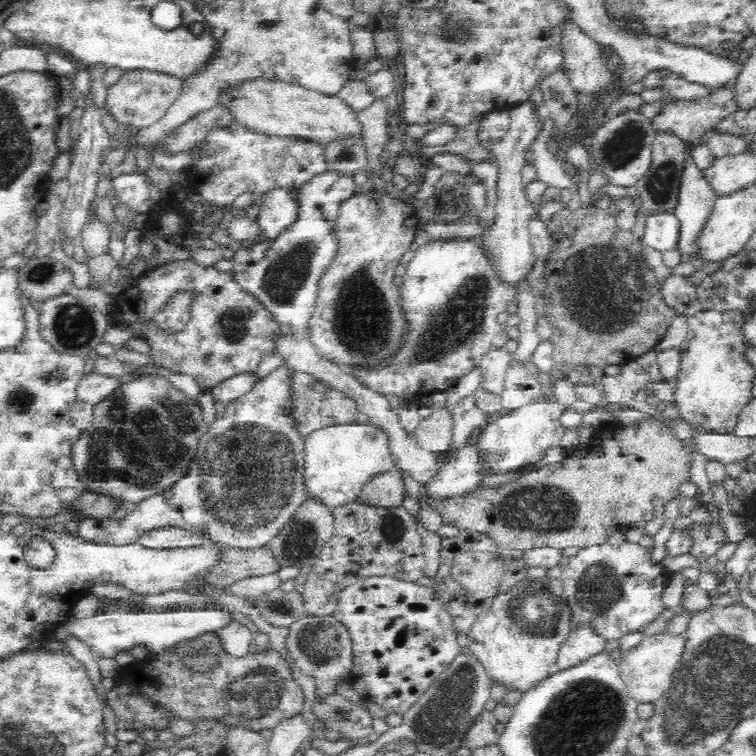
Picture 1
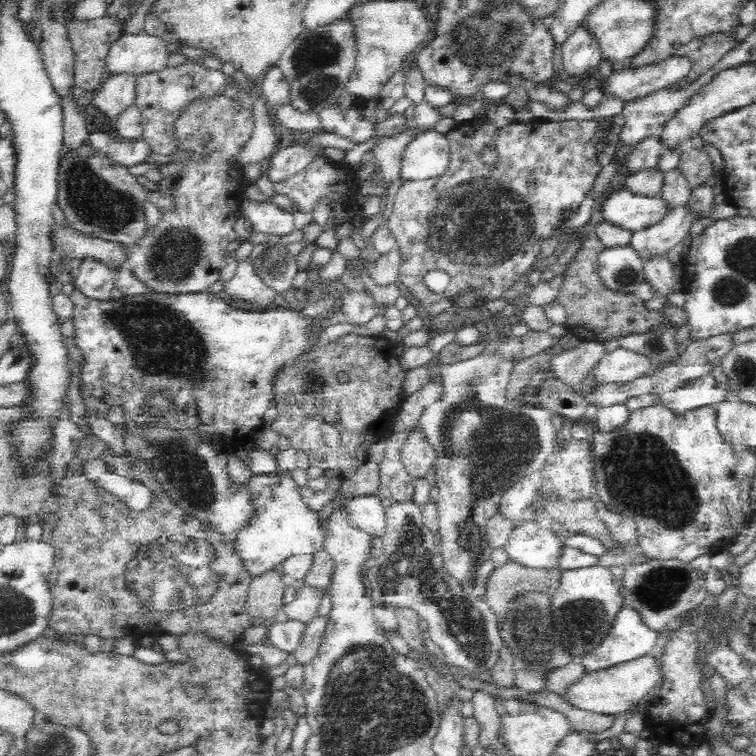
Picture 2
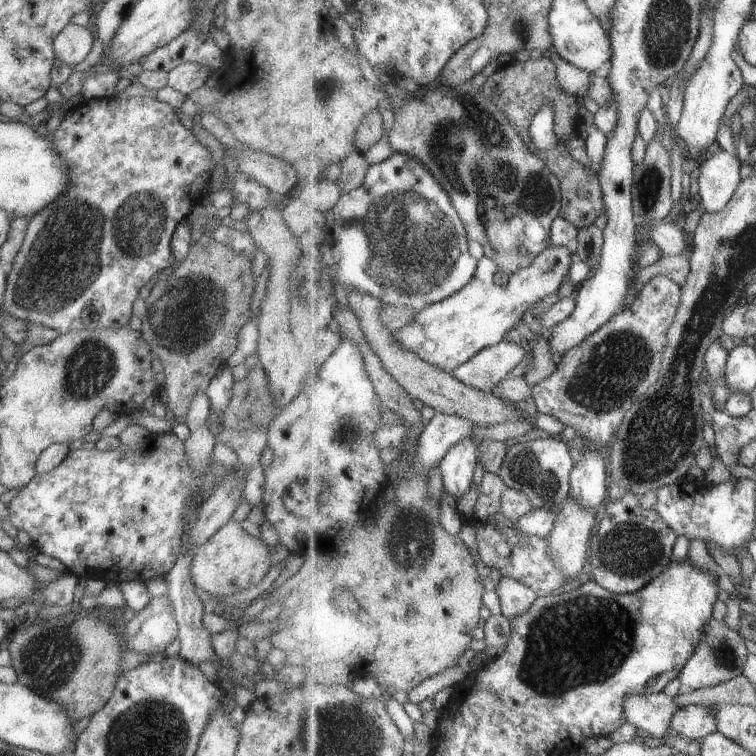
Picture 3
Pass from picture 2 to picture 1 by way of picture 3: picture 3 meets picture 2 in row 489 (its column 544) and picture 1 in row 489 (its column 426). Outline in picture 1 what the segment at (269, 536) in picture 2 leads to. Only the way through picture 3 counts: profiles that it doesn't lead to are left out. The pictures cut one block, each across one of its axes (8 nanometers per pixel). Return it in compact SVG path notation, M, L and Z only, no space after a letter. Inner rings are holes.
M332 424L316 428L305 437L305 471L303 477L310 496L315 496L330 508L356 500L360 488L376 475L396 468L391 451L391 435L380 425Z

